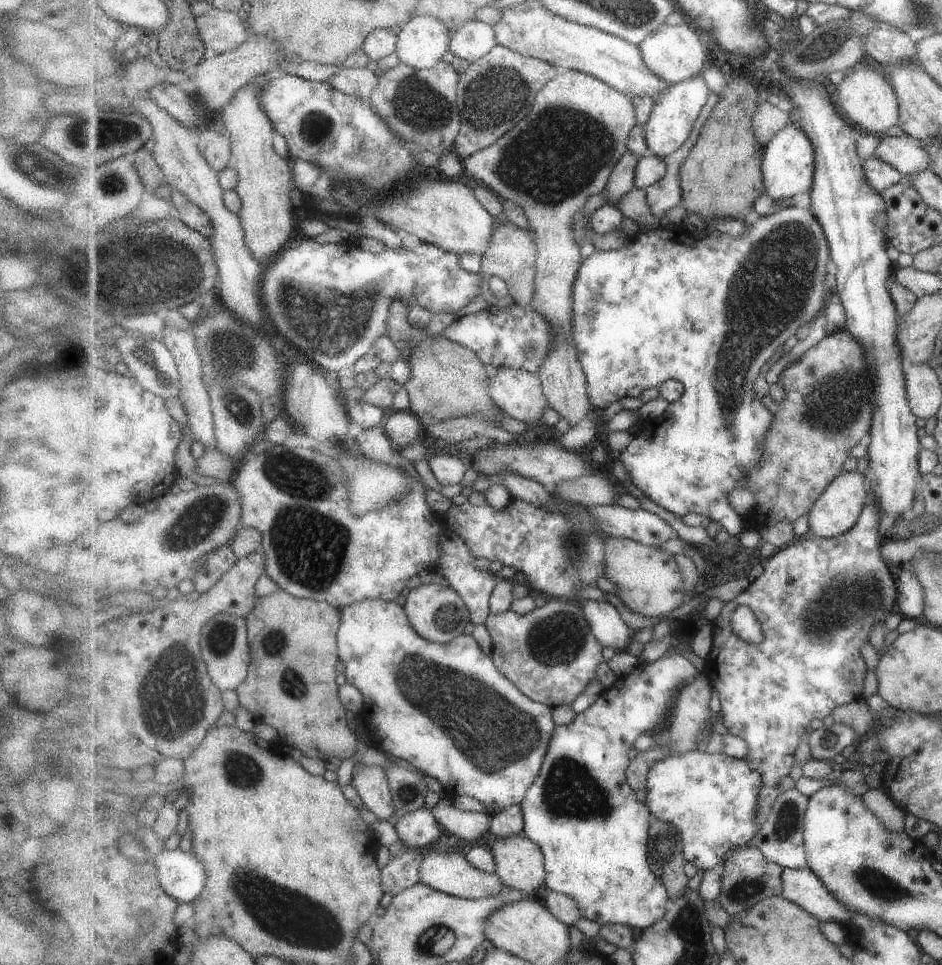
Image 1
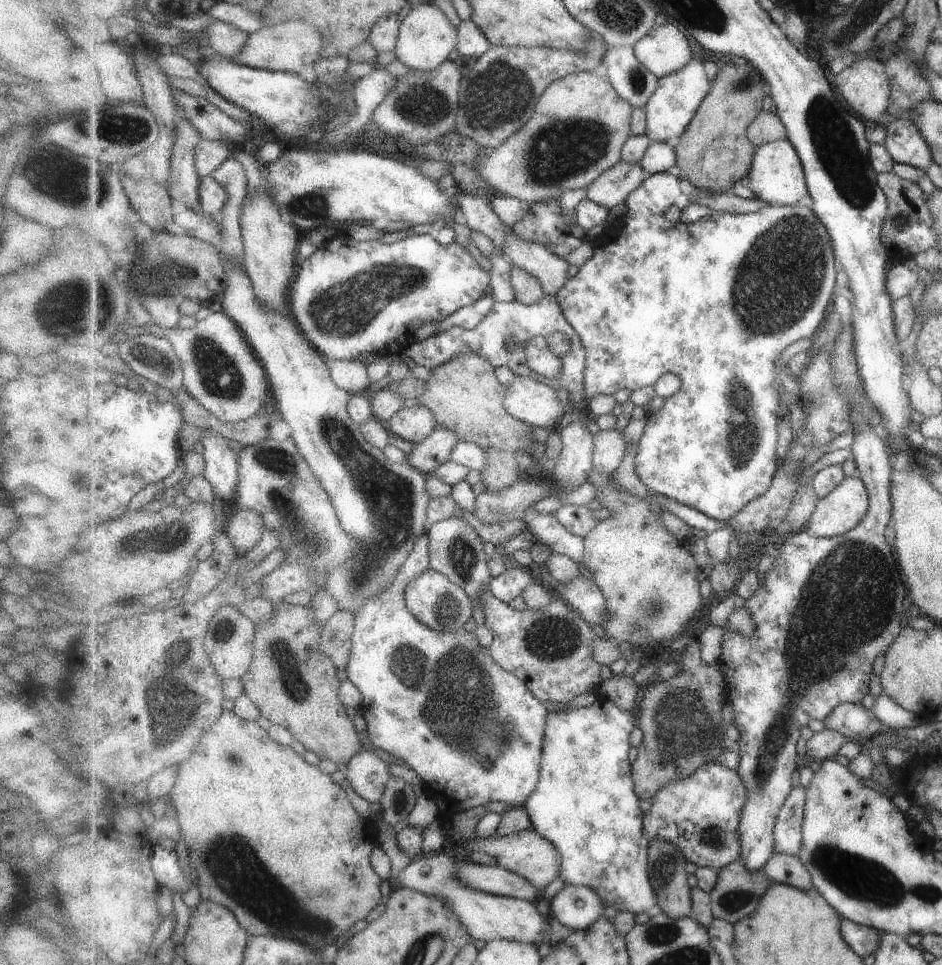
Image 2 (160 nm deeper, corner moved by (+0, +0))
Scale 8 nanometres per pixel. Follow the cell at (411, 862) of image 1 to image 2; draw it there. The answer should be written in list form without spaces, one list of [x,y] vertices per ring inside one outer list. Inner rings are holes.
[[[431,852],[423,854],[411,861],[411,864],[396,879],[388,879],[392,890],[408,888],[435,895],[445,899],[455,911],[458,919],[465,925],[473,939],[481,939],[486,943],[496,940],[519,941],[536,945],[549,940],[551,928],[546,916],[537,910],[536,902],[515,897],[502,897],[475,890],[464,885],[454,875],[456,862],[454,858]]]

